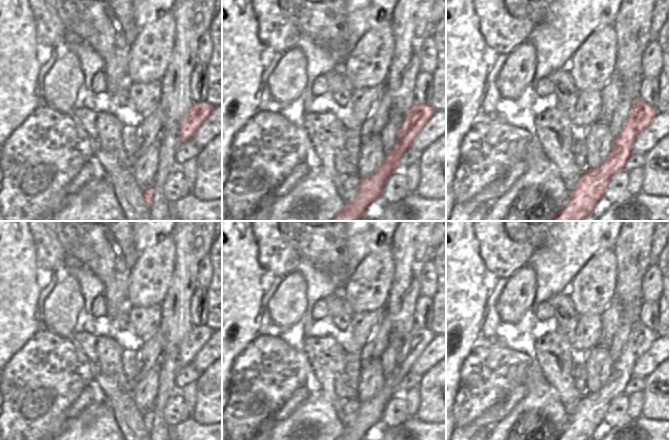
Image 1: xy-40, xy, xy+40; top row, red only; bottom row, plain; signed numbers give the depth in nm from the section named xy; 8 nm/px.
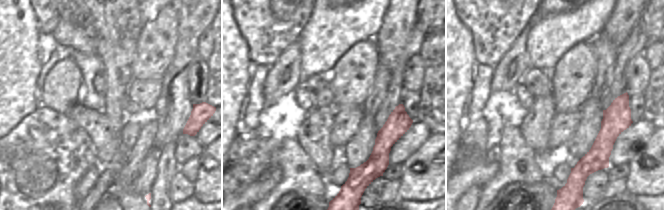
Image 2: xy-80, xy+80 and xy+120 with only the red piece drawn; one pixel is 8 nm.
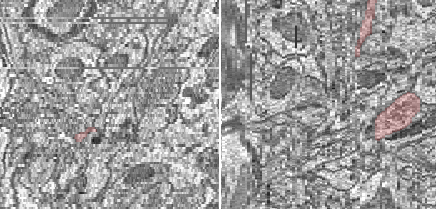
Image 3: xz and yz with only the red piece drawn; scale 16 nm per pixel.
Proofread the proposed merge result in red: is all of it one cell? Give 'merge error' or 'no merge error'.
no merge error

